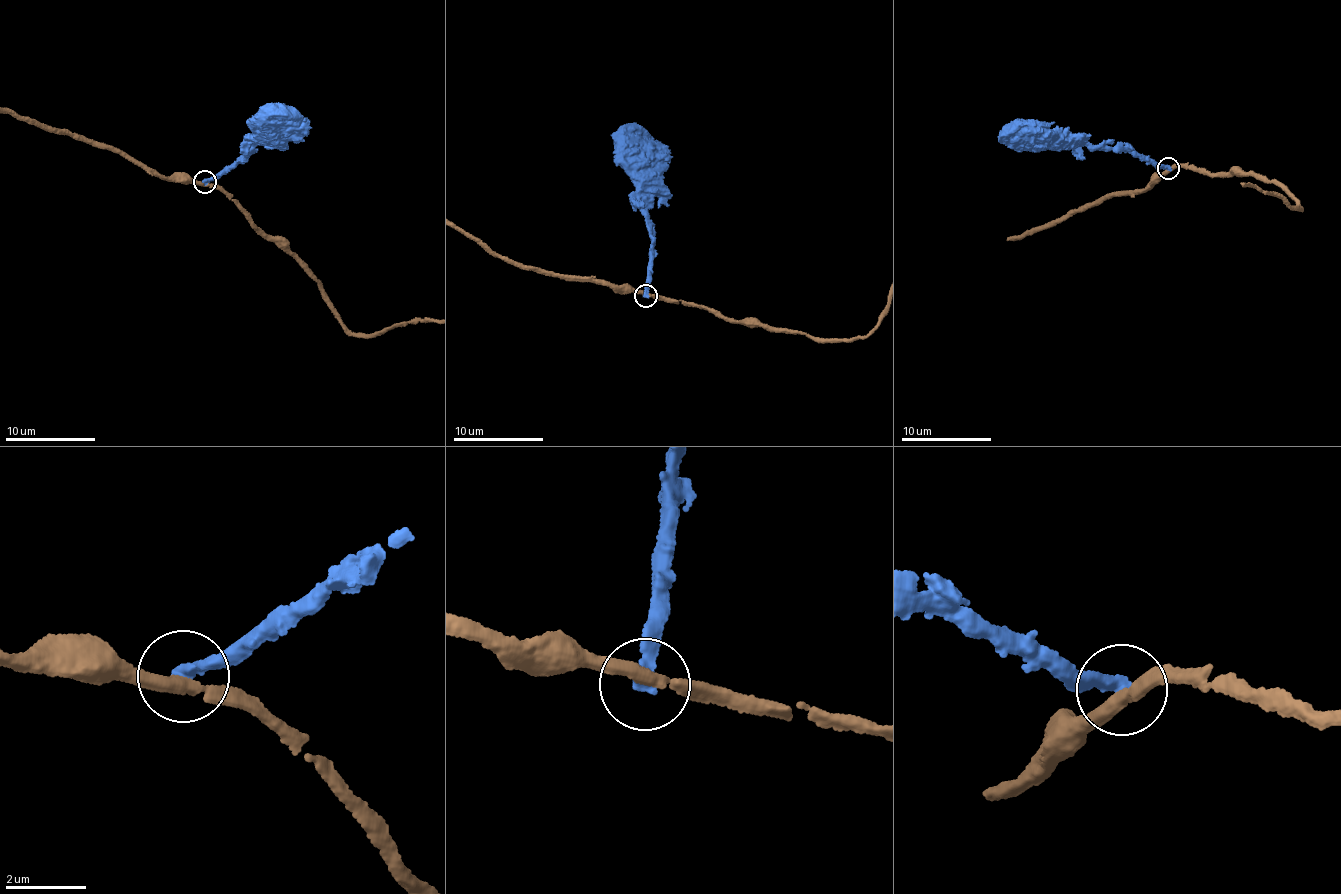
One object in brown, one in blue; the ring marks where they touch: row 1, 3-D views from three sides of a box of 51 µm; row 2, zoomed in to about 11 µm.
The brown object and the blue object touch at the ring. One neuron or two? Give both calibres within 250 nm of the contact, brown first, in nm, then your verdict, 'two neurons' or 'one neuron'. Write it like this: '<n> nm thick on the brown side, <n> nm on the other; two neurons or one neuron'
320 nm thick on the brown side, 360 nm on the other; two neurons

